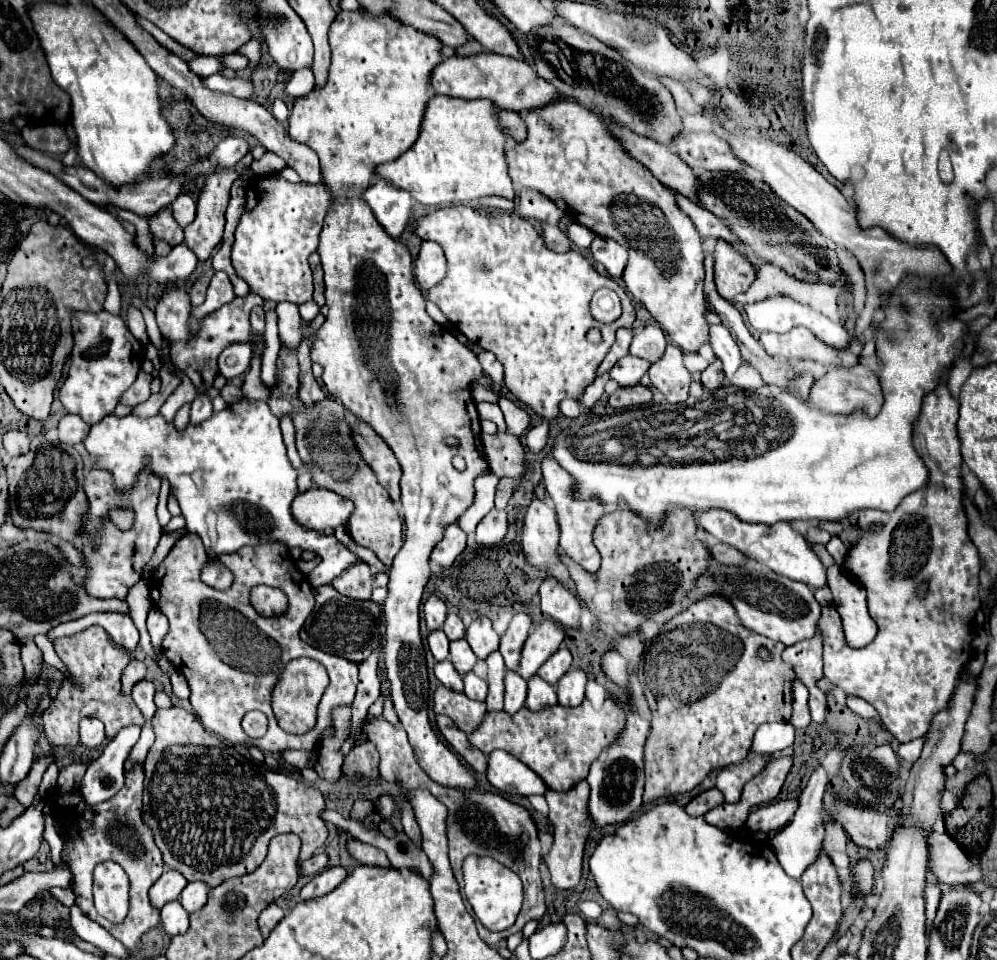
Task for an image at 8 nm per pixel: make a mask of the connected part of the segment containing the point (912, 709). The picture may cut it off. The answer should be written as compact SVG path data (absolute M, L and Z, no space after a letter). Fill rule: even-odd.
M947 385L937 387L923 401L919 423L915 423L915 447L925 465L929 467L929 483L919 491L907 495L895 511L885 513L877 509L859 511L857 527L861 537L855 547L849 549L843 569L855 577L863 589L867 591L867 611L871 619L877 623L875 639L861 649L853 649L847 645L843 635L843 623L833 607L821 609L819 629L823 635L823 673L833 687L839 687L847 697L861 697L871 703L879 715L887 731L895 735L899 743L909 743L917 737L923 737L931 729L933 717L947 709L953 699L955 685L965 669L965 665L973 659L973 631L971 621L975 619L975 611L981 607L979 601L979 569L981 559L977 547L967 533L967 515L963 505L963 481L961 481L961 451L957 437L957 419L959 405L951 397ZM873 525L881 525L881 529L873 531ZM927 583L925 595L917 595L917 587Z

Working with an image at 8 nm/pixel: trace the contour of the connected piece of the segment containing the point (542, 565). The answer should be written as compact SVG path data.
M541 499L531 501L525 511L525 521L521 529L521 547L527 561L547 575L561 579L569 589L575 591L565 565L559 563L559 525L555 511Z

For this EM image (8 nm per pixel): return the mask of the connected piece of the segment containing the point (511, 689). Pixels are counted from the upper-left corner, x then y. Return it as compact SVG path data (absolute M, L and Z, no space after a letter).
M507 671L505 675L505 711L517 713L525 705L527 681L517 671Z

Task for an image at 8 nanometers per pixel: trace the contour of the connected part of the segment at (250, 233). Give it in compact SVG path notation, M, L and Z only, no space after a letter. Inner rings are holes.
M263 175L247 181L245 207L235 229L233 269L267 301L301 305L311 301L313 277L307 257L319 245L323 219L333 205L333 195L323 185L289 183L281 175Z

